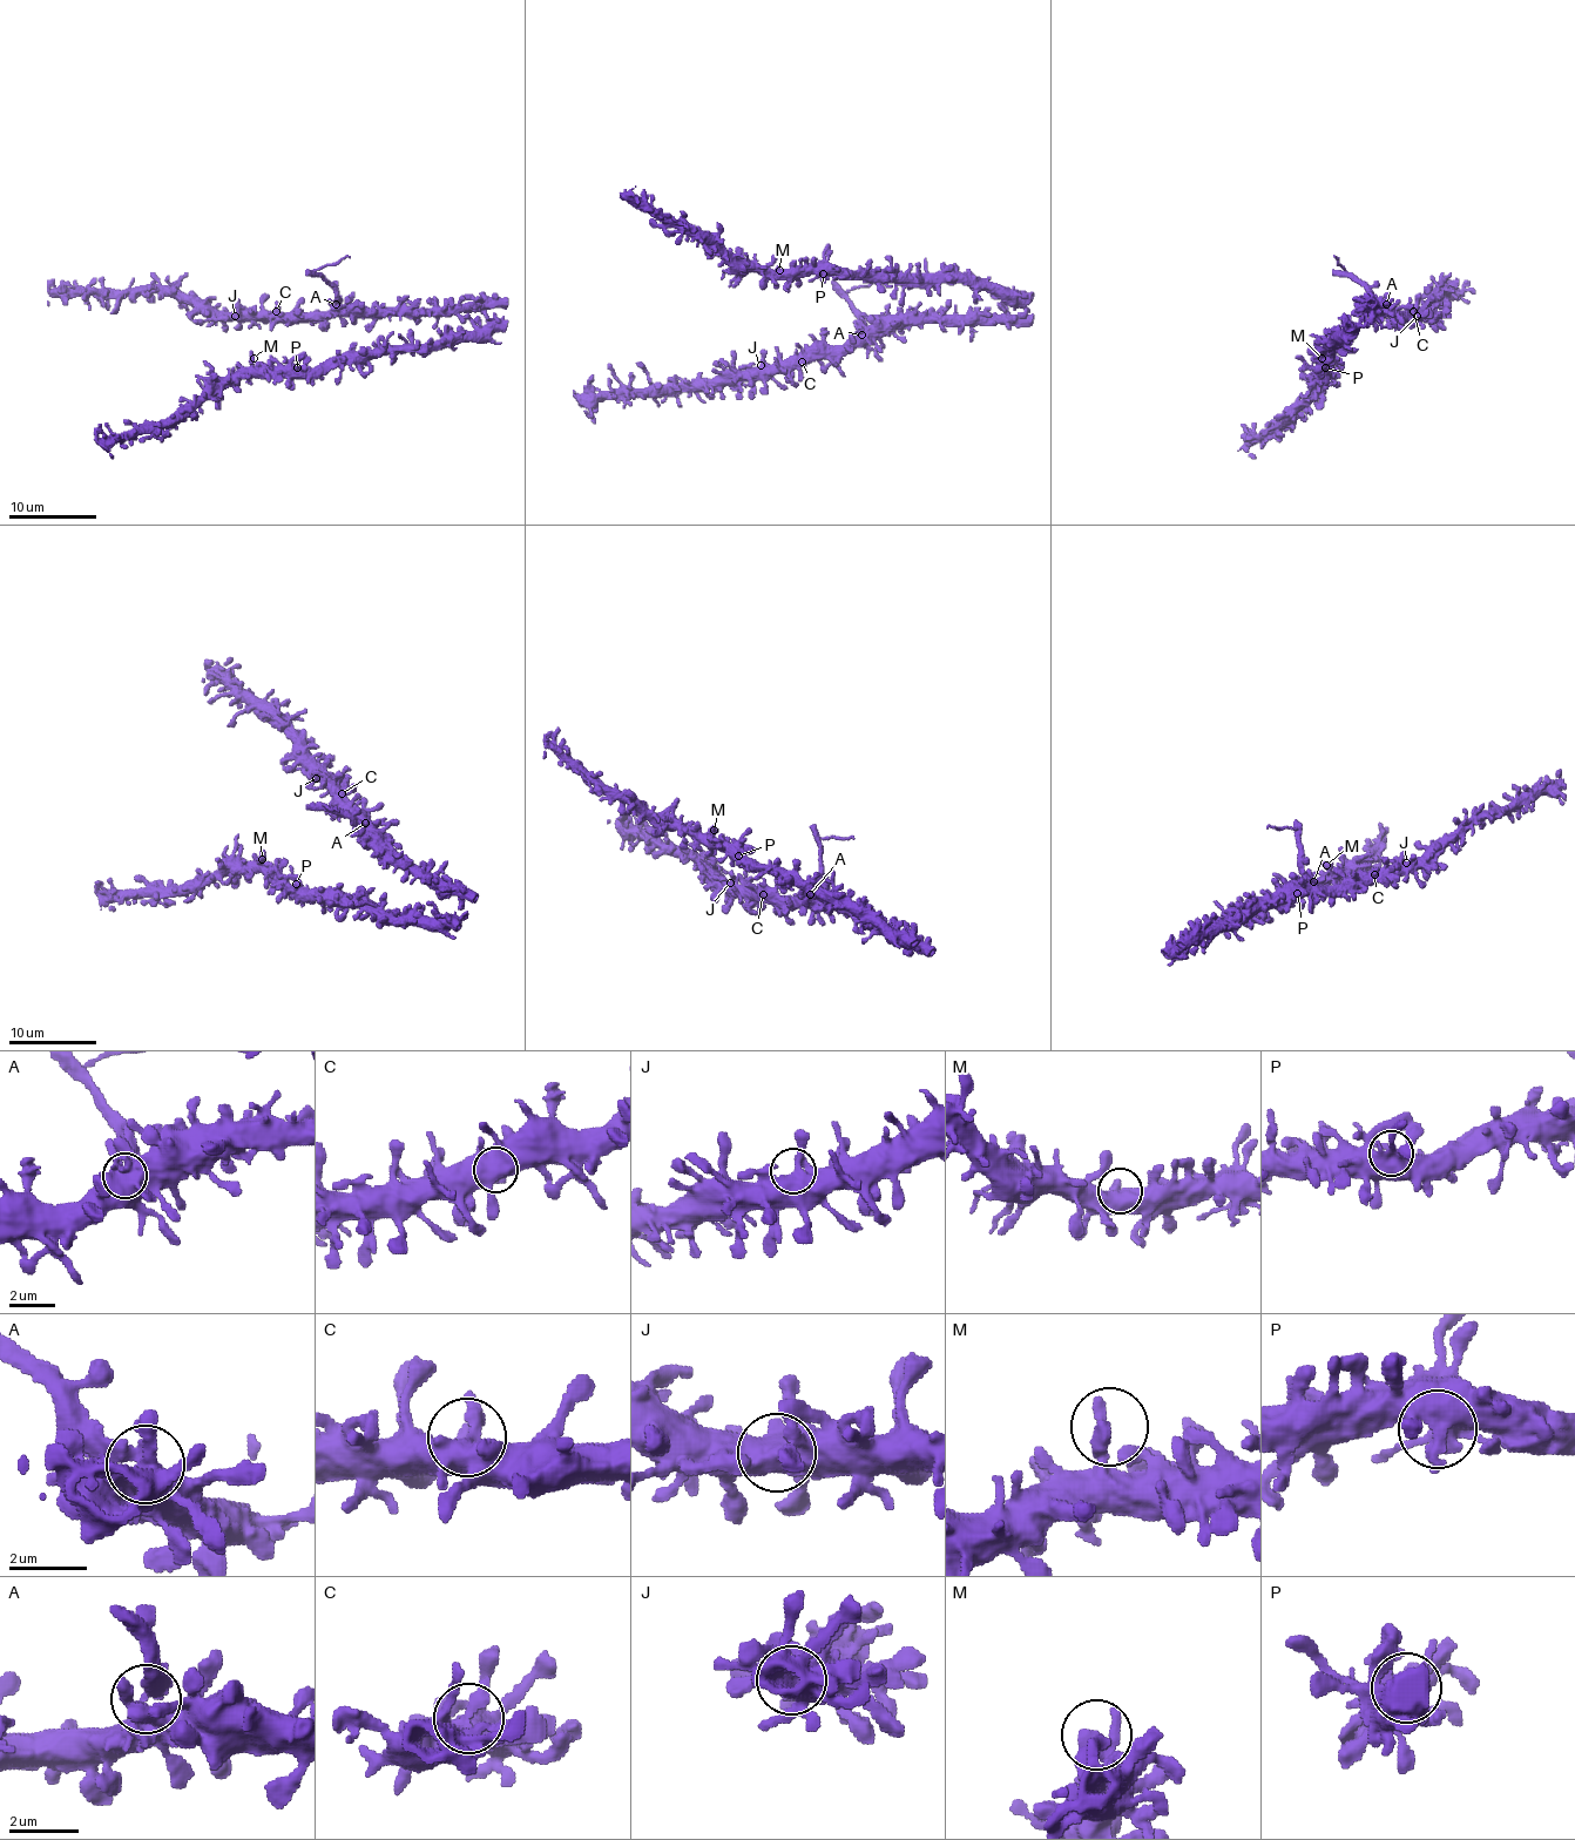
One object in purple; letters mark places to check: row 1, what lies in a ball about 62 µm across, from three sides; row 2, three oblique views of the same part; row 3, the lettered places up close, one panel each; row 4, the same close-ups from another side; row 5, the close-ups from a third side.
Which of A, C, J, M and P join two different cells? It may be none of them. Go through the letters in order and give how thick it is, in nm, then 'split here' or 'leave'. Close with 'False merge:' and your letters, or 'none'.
A: 460 nm thick; split here
C: 550 nm thick; leave
J: 440 nm thick; leave
M: 360 nm thick; leave
P: 320 nm thick; leave
False merge: A

